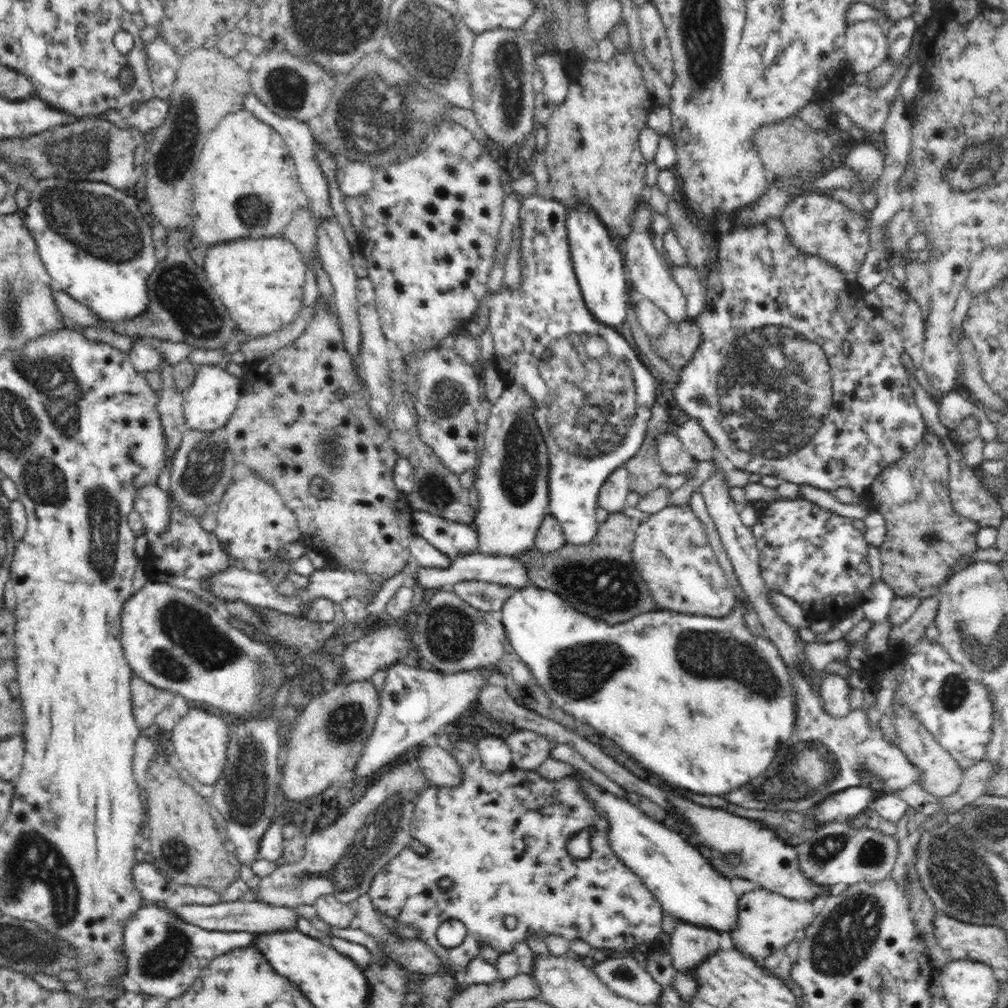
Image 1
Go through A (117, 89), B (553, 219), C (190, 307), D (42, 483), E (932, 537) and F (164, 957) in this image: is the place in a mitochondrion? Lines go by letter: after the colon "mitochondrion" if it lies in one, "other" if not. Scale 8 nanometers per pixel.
A: other
B: other
C: mitochondrion
D: mitochondrion
E: mitochondrion
F: mitochondrion

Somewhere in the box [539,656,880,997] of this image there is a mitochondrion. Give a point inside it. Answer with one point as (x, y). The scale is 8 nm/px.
(820, 768)

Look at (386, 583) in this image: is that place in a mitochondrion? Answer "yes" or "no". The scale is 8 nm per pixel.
no

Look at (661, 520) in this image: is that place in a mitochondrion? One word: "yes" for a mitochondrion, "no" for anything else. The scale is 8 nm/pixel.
no

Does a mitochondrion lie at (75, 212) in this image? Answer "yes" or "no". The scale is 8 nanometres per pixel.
yes

